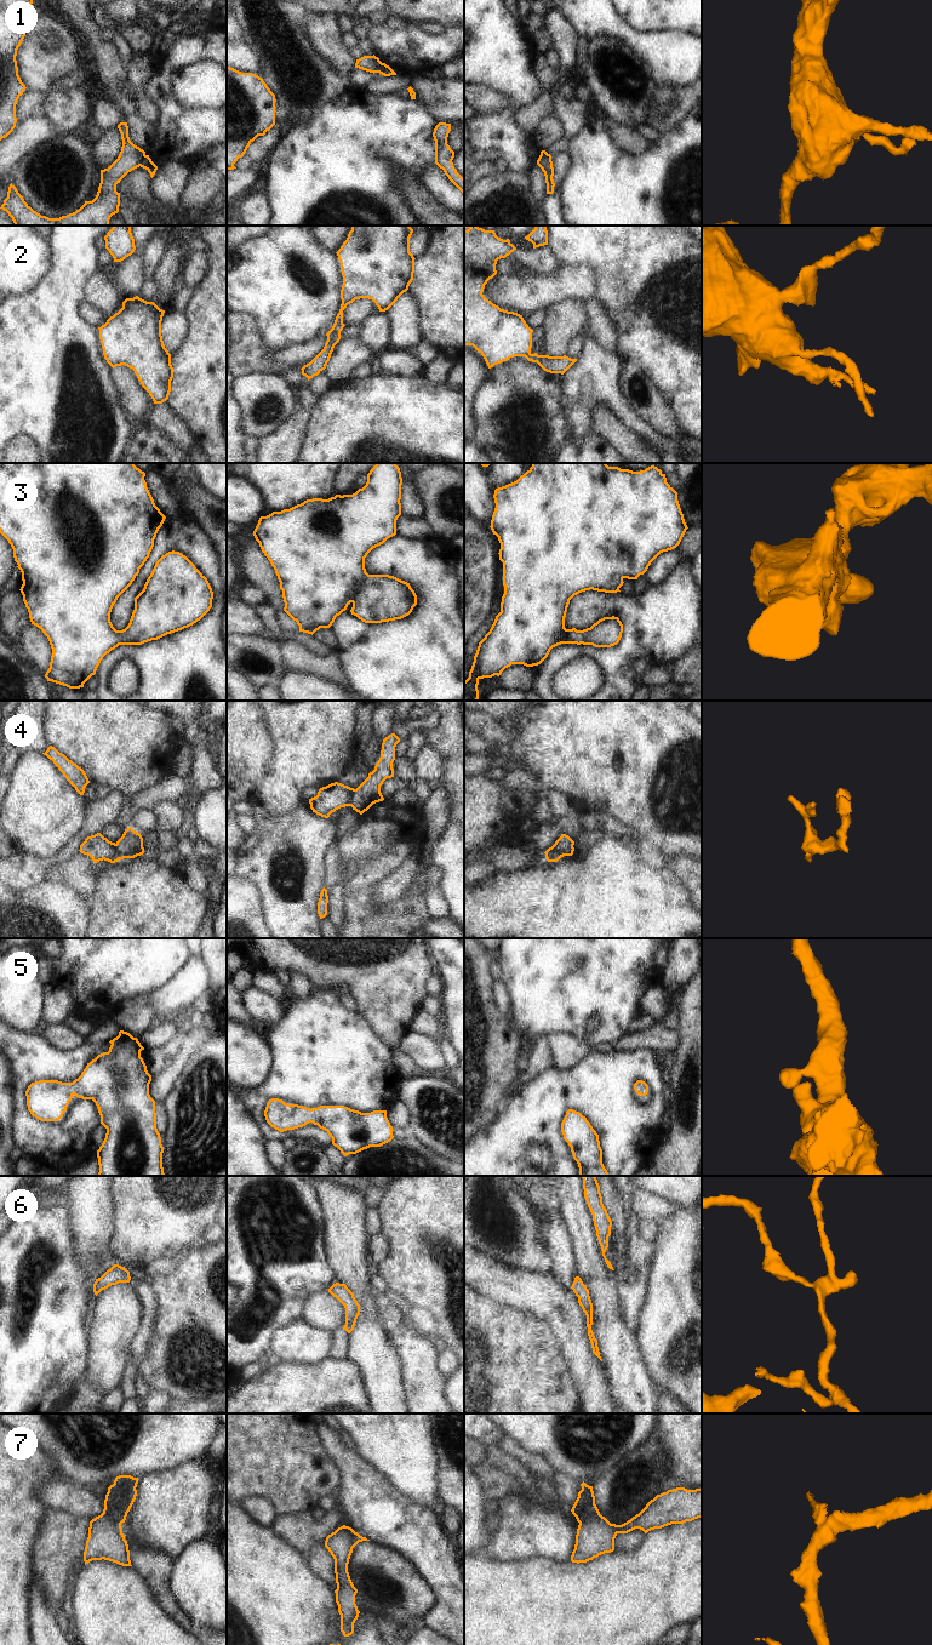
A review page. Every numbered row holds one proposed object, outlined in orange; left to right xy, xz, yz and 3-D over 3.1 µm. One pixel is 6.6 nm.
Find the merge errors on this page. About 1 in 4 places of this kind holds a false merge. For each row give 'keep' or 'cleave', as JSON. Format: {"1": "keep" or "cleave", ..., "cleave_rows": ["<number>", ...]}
{"1": "cleave", "2": "keep", "3": "keep", "4": "cleave", "5": "keep", "6": "keep", "7": "cleave", "cleave_rows": ["1", "4", "7"]}

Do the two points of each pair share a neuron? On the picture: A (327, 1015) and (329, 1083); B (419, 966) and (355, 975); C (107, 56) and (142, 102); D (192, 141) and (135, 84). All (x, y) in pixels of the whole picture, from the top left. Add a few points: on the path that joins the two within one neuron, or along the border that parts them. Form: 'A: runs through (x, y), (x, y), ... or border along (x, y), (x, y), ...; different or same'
A: runs through (327, 1032), (329, 1066); same
B: runs through (404, 966), (371, 966); same
C: border along (125, 64), (126, 81), (135, 92), (135, 100); different
D: border along (153, 73), (143, 92), (158, 110), (155, 123); different

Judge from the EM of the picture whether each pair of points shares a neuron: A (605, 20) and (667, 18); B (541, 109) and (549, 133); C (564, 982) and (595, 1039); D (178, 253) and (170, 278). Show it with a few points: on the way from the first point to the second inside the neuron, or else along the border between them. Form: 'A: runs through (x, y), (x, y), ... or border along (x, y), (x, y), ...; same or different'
A: border along (617, 12), (634, 29), (640, 32), (652, 30); different
B: border along (553, 113), (537, 126), (533, 133); different
C: runs through (564, 998), (564, 1005), (579, 1029); same
D: runs through (175, 260), (170, 272); same

